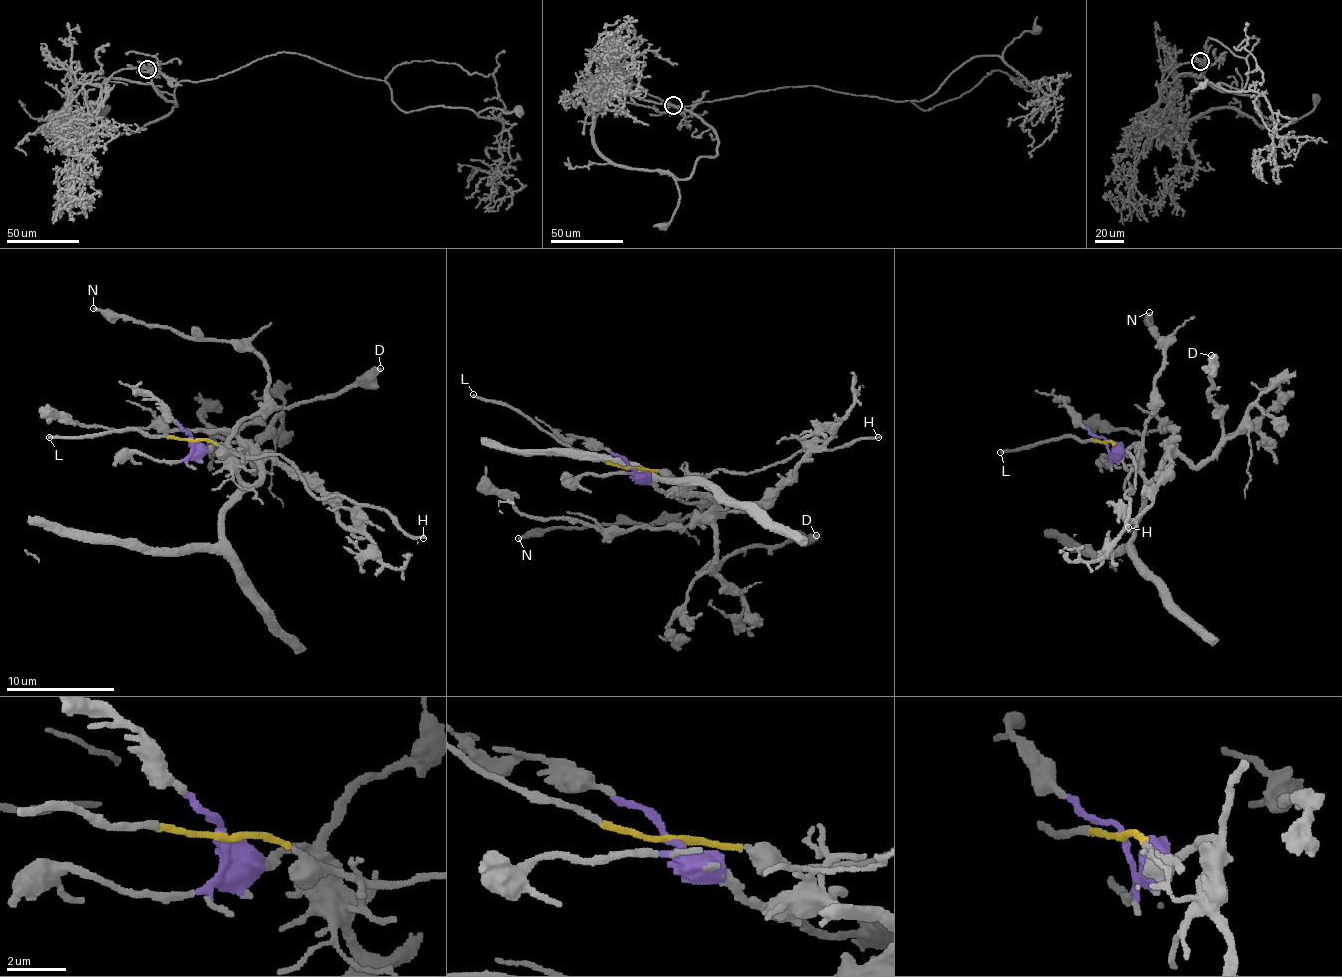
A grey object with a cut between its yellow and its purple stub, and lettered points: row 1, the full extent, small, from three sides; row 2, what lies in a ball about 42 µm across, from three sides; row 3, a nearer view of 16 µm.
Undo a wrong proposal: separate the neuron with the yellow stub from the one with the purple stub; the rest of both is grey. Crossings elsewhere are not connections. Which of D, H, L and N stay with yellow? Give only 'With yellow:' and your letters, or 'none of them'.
With yellow: H, L

